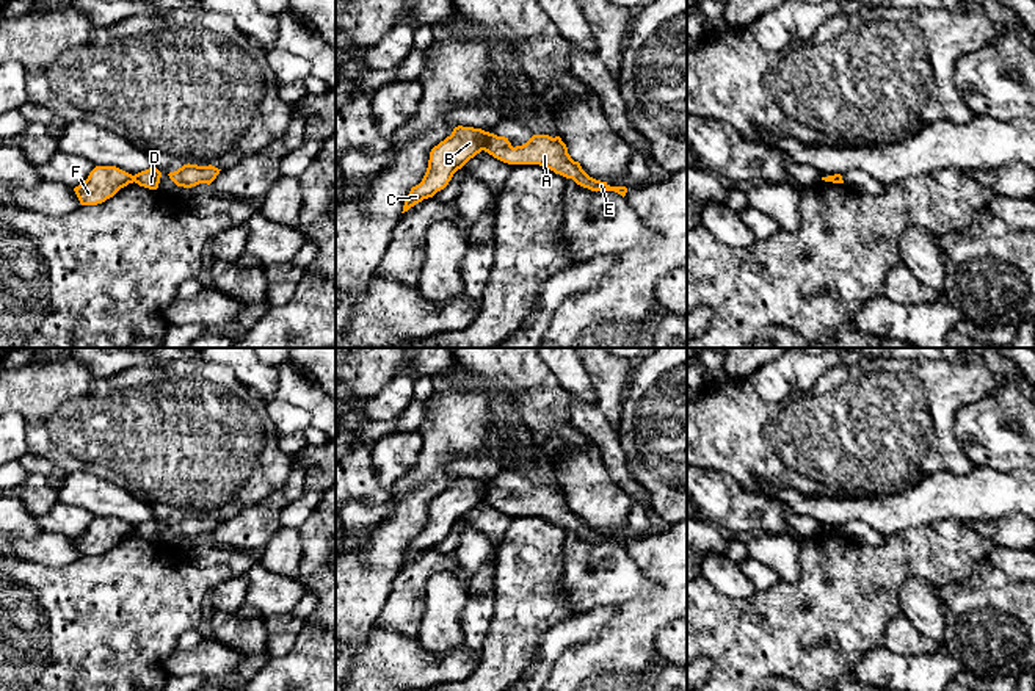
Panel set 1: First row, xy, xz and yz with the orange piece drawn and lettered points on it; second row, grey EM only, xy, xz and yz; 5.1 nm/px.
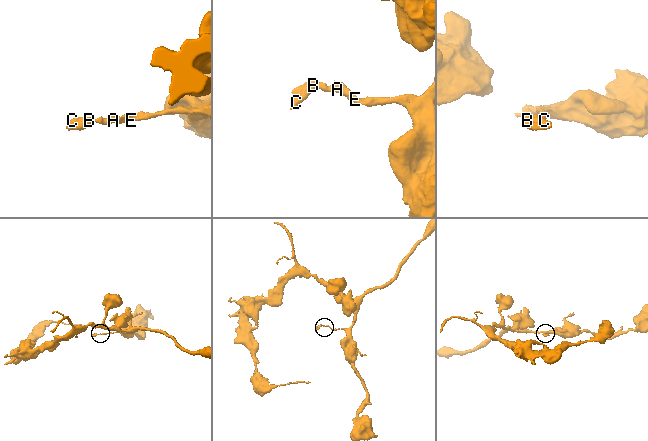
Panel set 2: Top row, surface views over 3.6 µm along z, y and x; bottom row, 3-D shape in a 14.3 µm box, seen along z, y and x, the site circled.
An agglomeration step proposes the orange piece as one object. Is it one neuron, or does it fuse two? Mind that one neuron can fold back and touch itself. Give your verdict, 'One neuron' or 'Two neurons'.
Two neurons

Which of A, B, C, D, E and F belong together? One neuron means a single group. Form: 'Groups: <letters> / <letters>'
Groups: A D E / B C F

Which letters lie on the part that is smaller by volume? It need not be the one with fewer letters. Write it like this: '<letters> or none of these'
B, C, F

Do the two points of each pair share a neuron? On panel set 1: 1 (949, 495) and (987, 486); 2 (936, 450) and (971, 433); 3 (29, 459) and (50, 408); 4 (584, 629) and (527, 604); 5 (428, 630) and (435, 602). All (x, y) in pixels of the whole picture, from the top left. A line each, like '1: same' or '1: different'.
1: same
2: different
3: different
4: different
5: same

